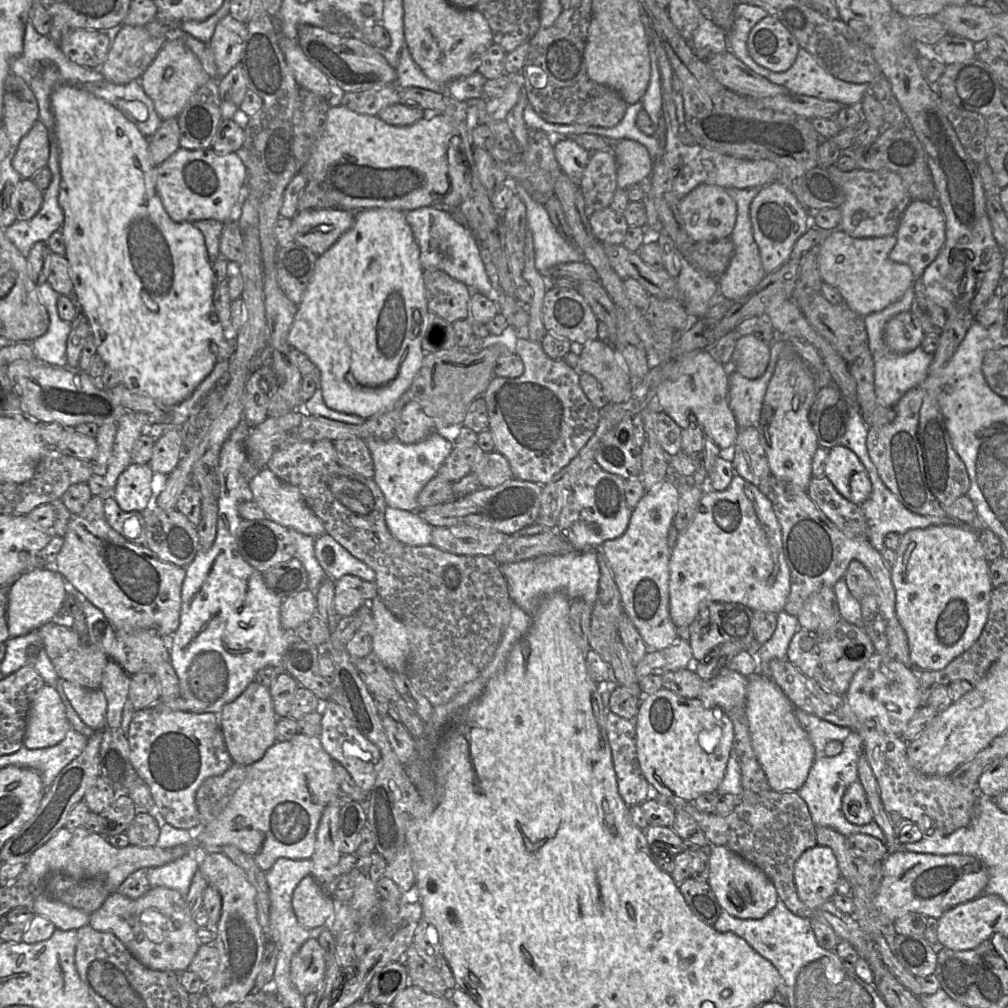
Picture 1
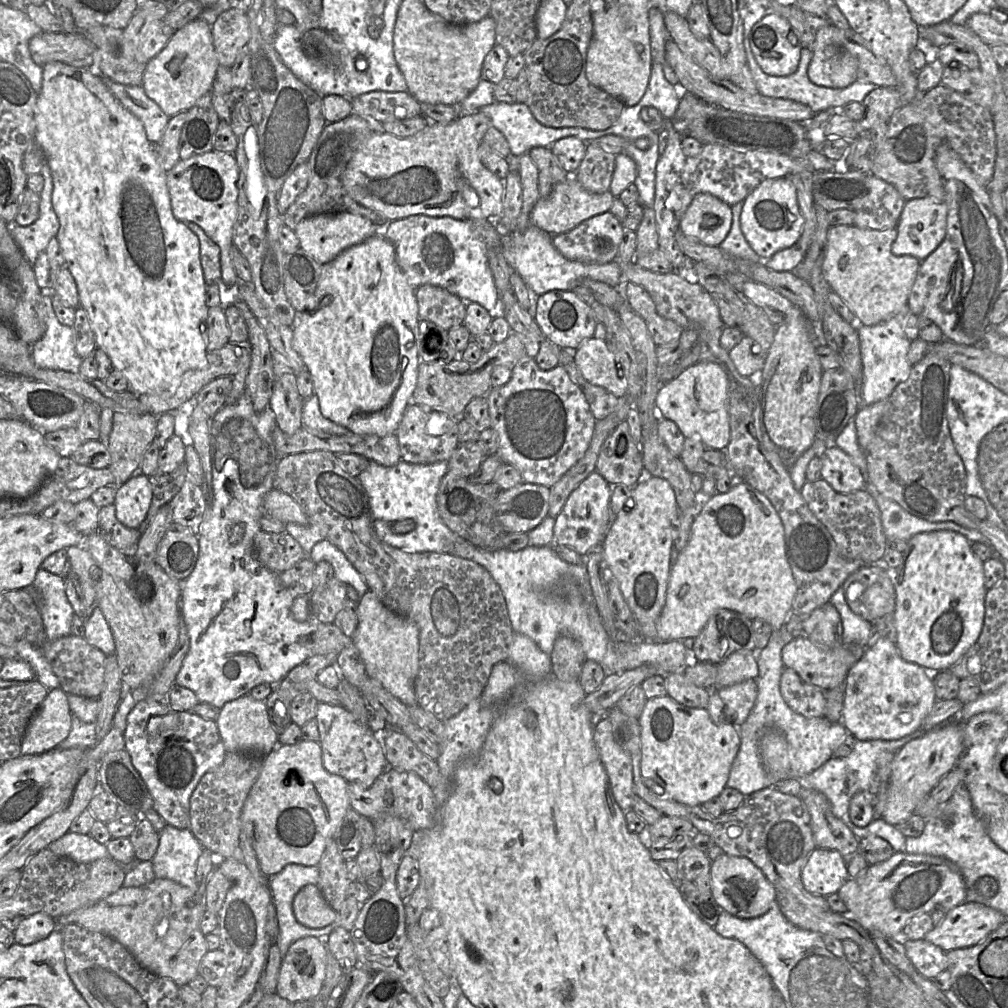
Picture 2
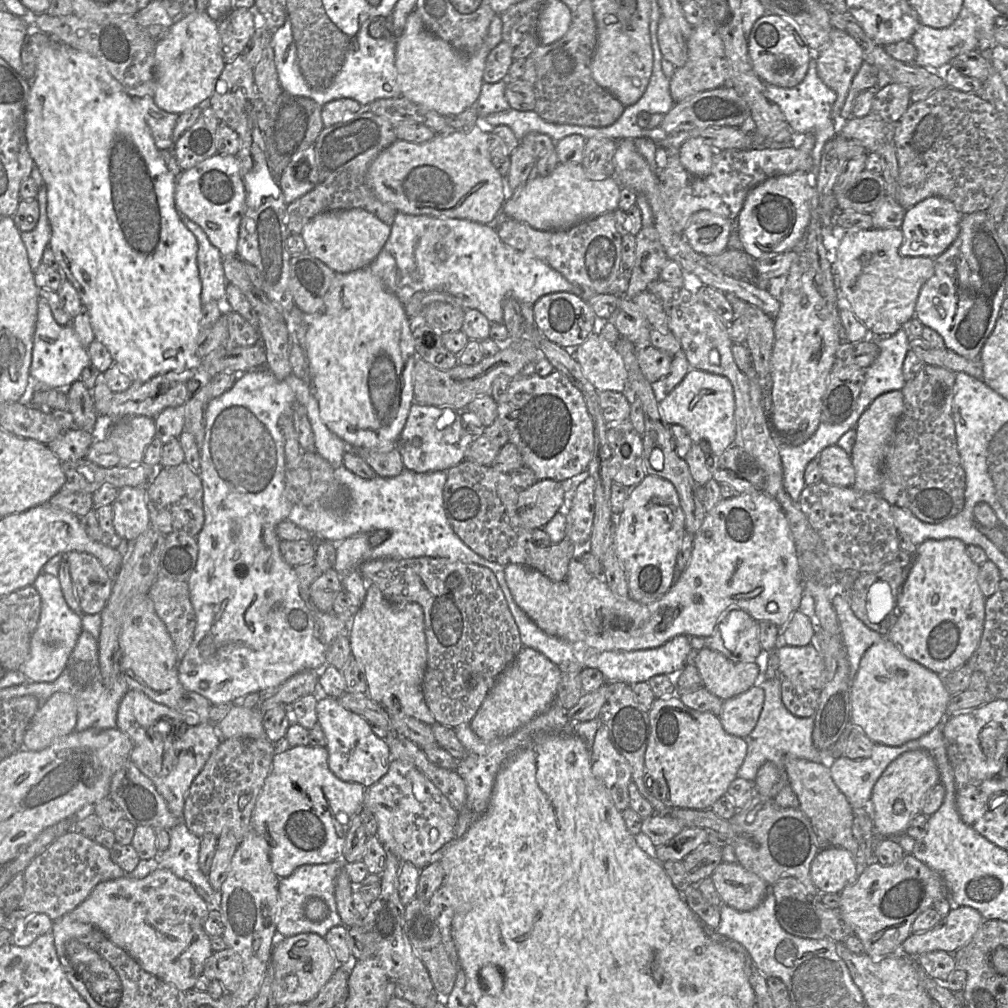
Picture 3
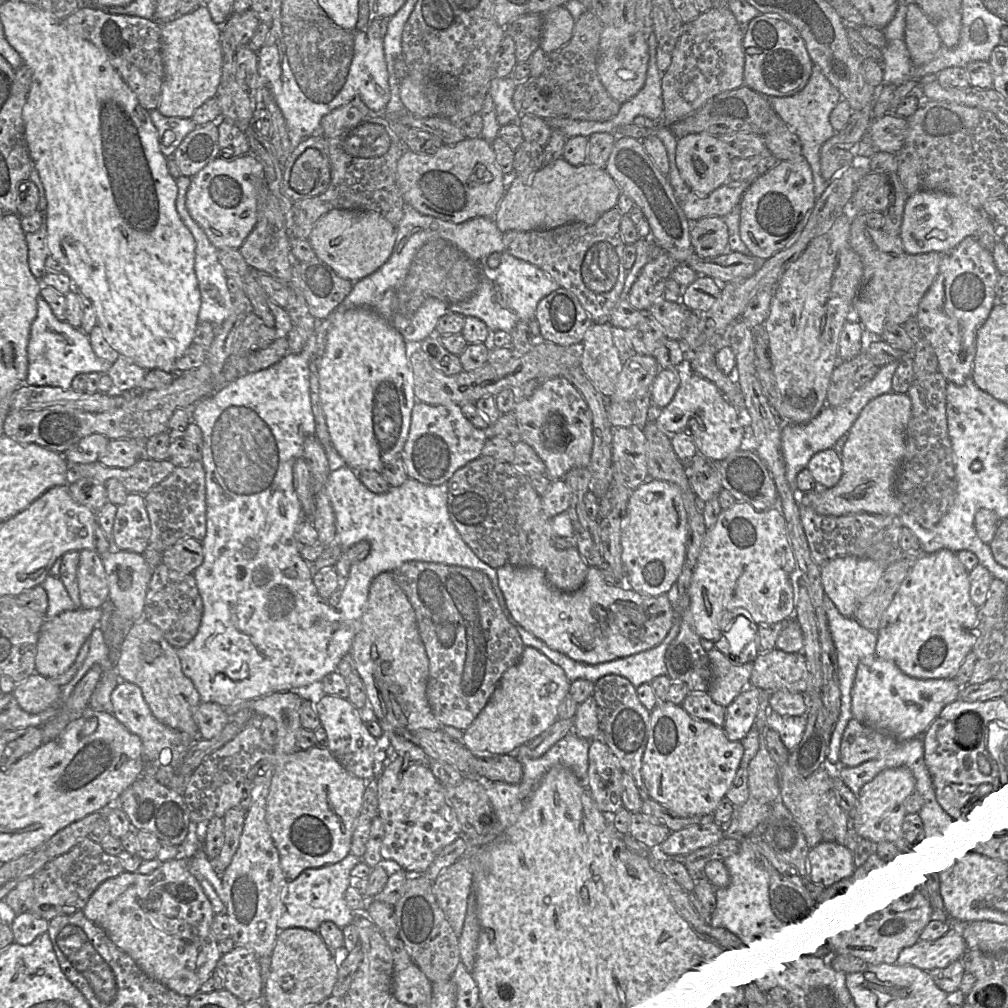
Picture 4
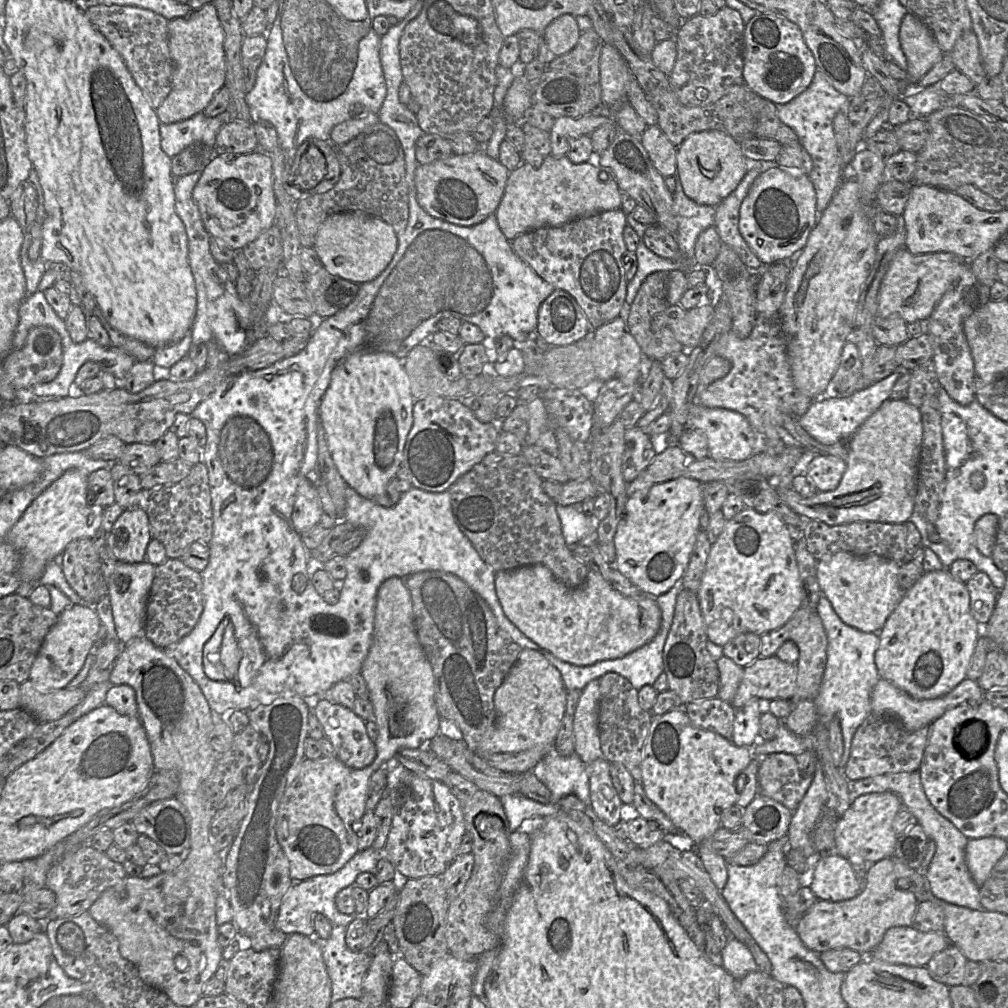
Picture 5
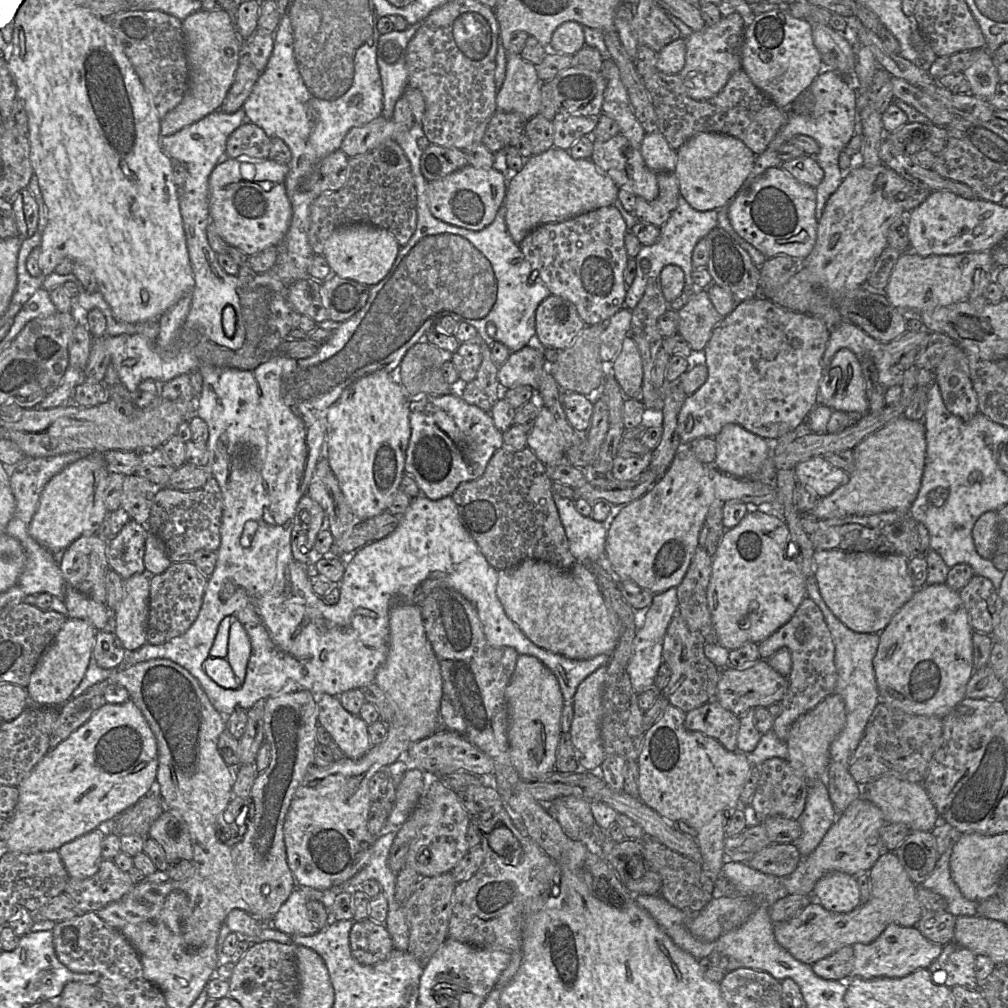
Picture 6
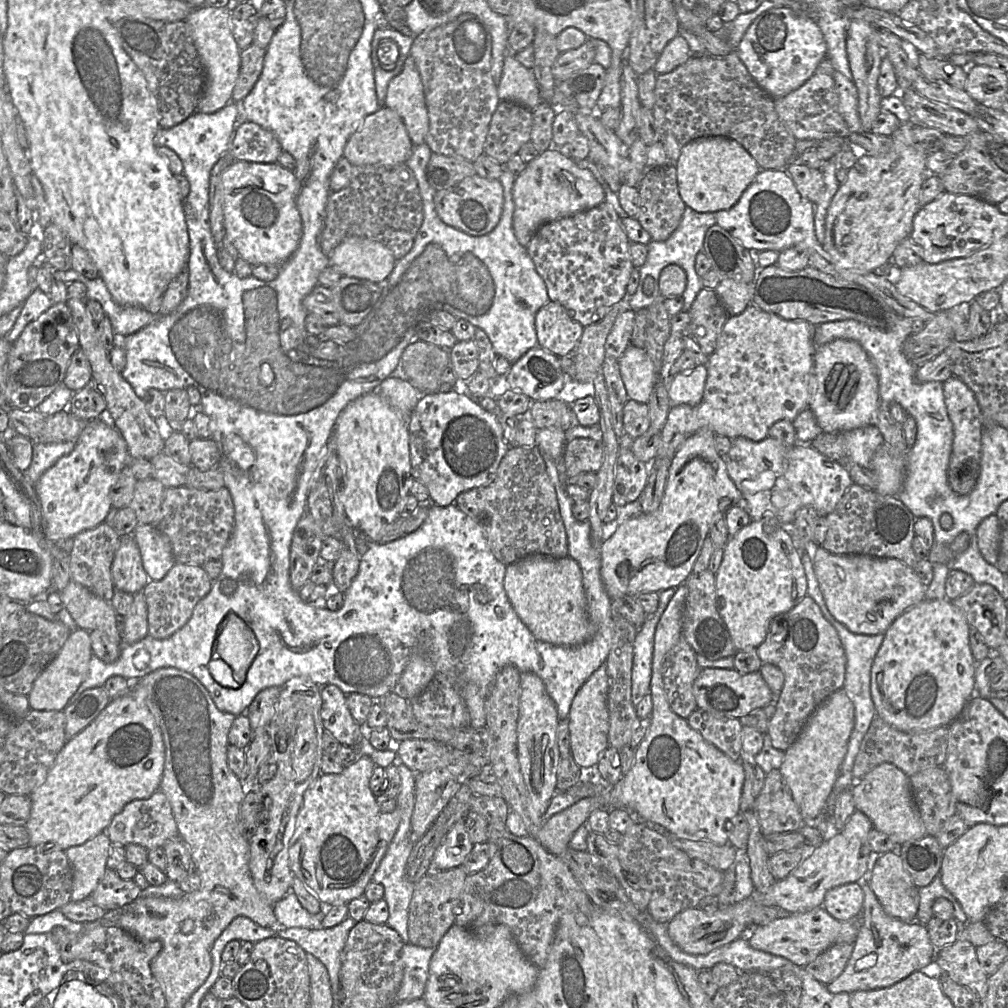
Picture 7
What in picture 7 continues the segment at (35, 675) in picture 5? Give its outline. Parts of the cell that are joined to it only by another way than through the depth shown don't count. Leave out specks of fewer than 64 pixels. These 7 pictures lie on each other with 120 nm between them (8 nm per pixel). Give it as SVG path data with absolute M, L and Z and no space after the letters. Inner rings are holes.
M81 628L73 630L58 655L34 681L30 693L27 695L30 708L42 711L64 710L87 676L92 653L90 631Z

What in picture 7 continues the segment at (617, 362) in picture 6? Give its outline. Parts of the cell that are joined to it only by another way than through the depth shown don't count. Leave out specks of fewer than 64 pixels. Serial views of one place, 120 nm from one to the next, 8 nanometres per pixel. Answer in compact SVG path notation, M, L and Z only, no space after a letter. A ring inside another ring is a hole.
M630 344L618 364L628 398L647 404L659 374L646 350Z

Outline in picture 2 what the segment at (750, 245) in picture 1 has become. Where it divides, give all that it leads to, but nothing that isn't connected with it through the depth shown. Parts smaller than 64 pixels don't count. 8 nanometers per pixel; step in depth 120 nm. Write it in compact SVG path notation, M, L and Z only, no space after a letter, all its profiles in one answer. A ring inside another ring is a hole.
M743 201L732 205L732 224L731 228L717 247L731 257L741 258L753 263L763 262L762 259L749 245L745 239L740 227L740 214L742 211Z

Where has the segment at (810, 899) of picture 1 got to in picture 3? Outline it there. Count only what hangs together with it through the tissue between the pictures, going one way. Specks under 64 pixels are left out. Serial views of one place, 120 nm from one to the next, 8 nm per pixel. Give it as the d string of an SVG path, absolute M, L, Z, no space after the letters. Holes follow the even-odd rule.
M844 848L821 849L811 863L810 875L821 893L841 893L858 878L855 857Z

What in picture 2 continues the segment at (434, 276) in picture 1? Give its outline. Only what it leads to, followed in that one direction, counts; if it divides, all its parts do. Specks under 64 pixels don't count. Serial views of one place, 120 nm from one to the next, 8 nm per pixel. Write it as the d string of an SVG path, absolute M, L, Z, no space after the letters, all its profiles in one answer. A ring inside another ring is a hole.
M424 284L416 289L415 296L420 320L430 321L447 331L463 324L467 302L446 289Z

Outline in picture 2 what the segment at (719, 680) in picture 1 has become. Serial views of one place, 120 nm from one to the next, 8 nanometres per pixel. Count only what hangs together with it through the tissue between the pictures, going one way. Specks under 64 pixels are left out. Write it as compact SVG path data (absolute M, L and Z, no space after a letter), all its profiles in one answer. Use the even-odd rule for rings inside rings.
M755 679L720 690L712 689L706 710L715 724L732 724L739 728L752 711L757 695Z

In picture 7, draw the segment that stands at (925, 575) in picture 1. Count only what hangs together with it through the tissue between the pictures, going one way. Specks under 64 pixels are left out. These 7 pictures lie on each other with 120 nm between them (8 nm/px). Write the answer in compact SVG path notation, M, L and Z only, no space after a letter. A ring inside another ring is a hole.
M948 599L919 602L899 615L884 633L871 668L876 715L895 728L928 731L948 726L975 694L975 662L965 616Z

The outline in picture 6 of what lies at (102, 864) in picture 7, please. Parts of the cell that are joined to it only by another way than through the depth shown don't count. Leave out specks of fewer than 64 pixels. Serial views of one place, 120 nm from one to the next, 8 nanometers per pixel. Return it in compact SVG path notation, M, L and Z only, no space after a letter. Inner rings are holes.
M97 828L57 850L69 877L86 879L98 871L103 859L101 844L106 834L104 828Z

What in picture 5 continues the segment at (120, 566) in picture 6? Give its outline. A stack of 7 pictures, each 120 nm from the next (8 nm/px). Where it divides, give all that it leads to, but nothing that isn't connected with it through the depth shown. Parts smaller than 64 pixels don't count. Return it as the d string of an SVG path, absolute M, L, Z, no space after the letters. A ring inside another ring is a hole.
M144 504L124 509L107 535L107 543L116 559L125 563L145 561L151 539L149 518Z

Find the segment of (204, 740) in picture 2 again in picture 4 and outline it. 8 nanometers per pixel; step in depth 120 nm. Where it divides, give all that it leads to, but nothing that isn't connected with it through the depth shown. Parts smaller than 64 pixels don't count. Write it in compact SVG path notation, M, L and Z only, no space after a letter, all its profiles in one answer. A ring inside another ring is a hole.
M120 682L111 693L111 703L115 718L141 739L144 775L153 777L161 785L183 795L190 776L182 775L180 767L195 740L157 720L146 703L141 689L133 683ZM164 749L169 749L172 754L171 762L167 765L160 762L160 753Z

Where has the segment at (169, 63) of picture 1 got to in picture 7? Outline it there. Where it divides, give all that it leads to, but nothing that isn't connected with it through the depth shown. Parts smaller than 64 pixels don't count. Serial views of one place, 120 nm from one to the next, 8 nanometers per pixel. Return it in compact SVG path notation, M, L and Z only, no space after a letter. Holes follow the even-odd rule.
M202 5L184 19L192 30L193 39L205 69L205 86L197 112L215 113L232 101L239 76L241 53L231 30L231 11L226 7Z

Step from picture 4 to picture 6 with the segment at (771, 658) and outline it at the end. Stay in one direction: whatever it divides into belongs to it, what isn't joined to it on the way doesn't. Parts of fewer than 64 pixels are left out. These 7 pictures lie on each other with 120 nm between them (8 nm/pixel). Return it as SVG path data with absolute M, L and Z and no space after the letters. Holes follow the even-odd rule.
M760 659L744 669L720 669L716 700L724 709L740 717L751 709L767 708L780 703L788 689L788 678L775 671L767 662Z

